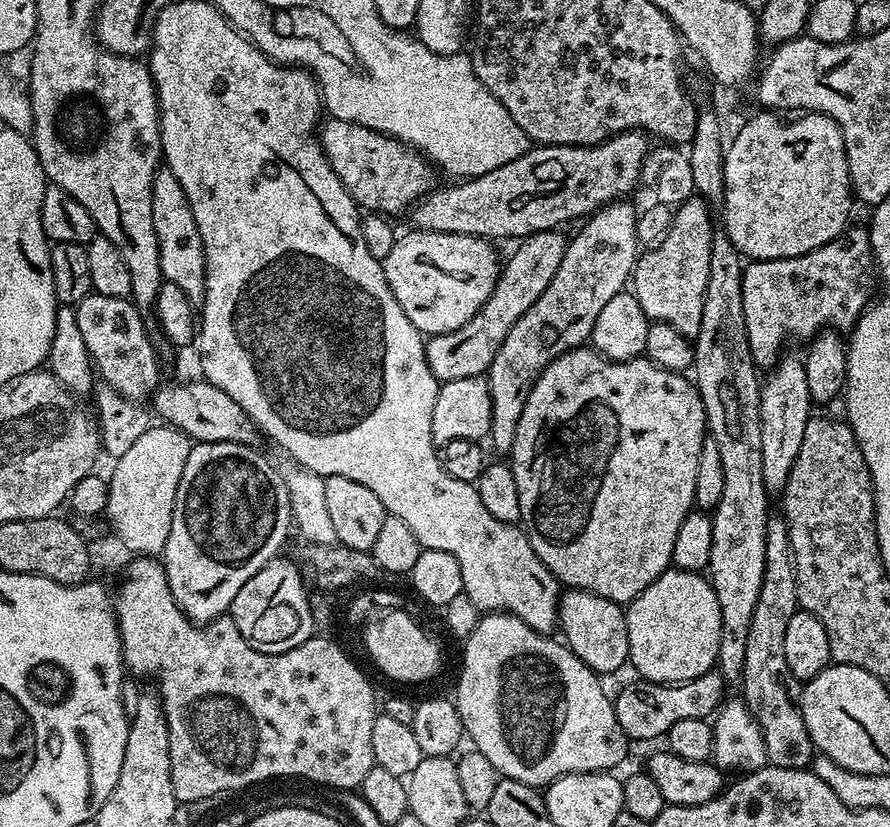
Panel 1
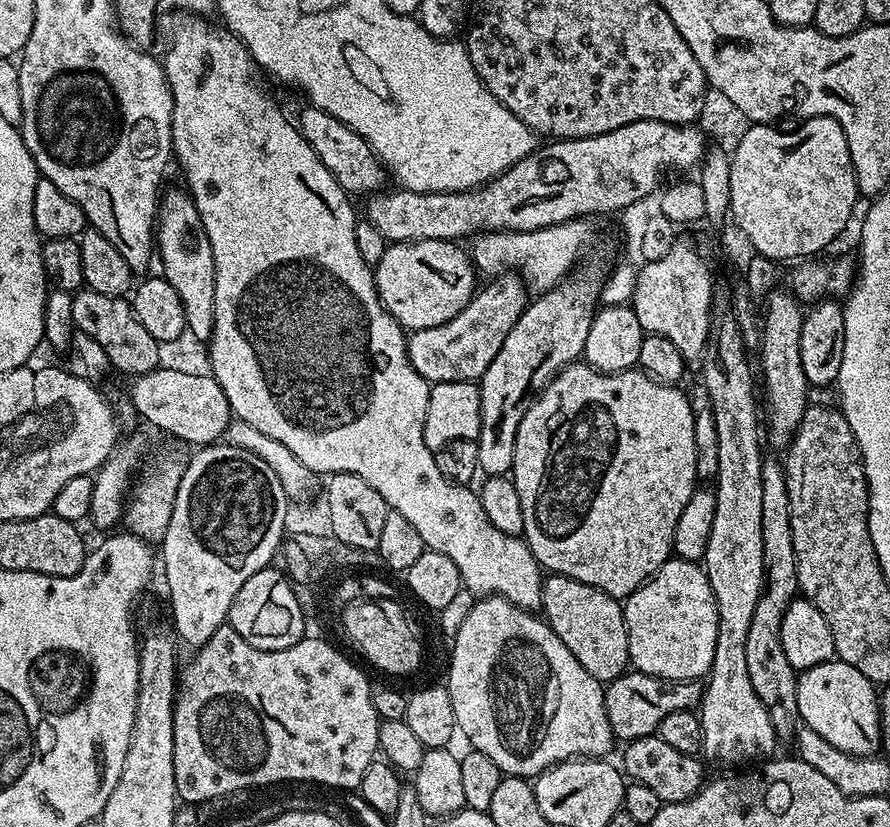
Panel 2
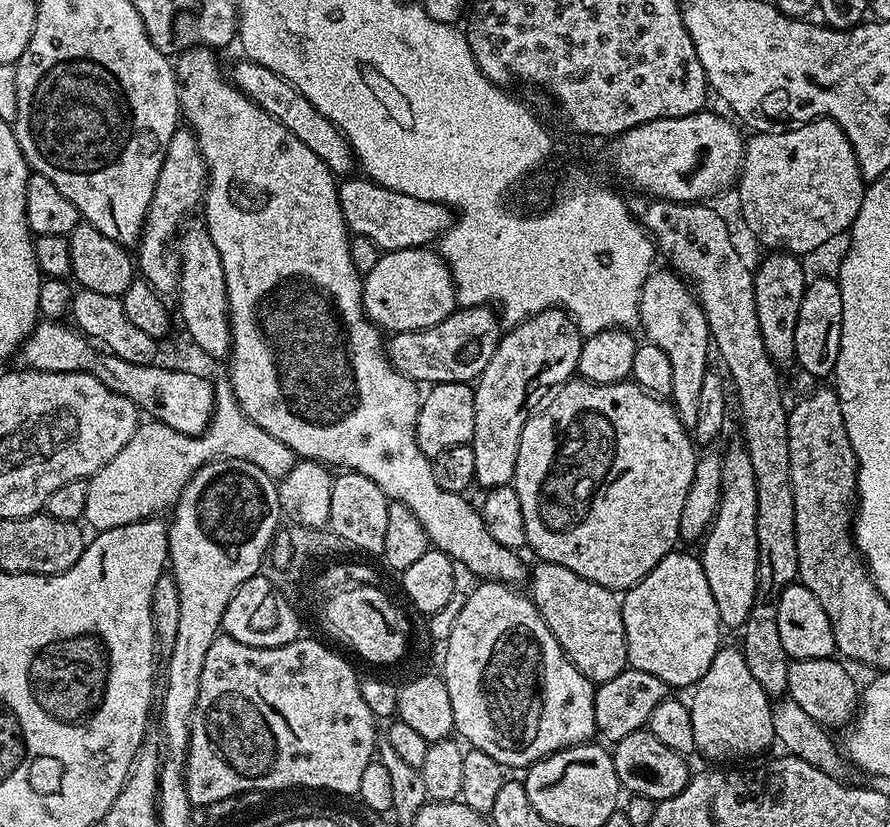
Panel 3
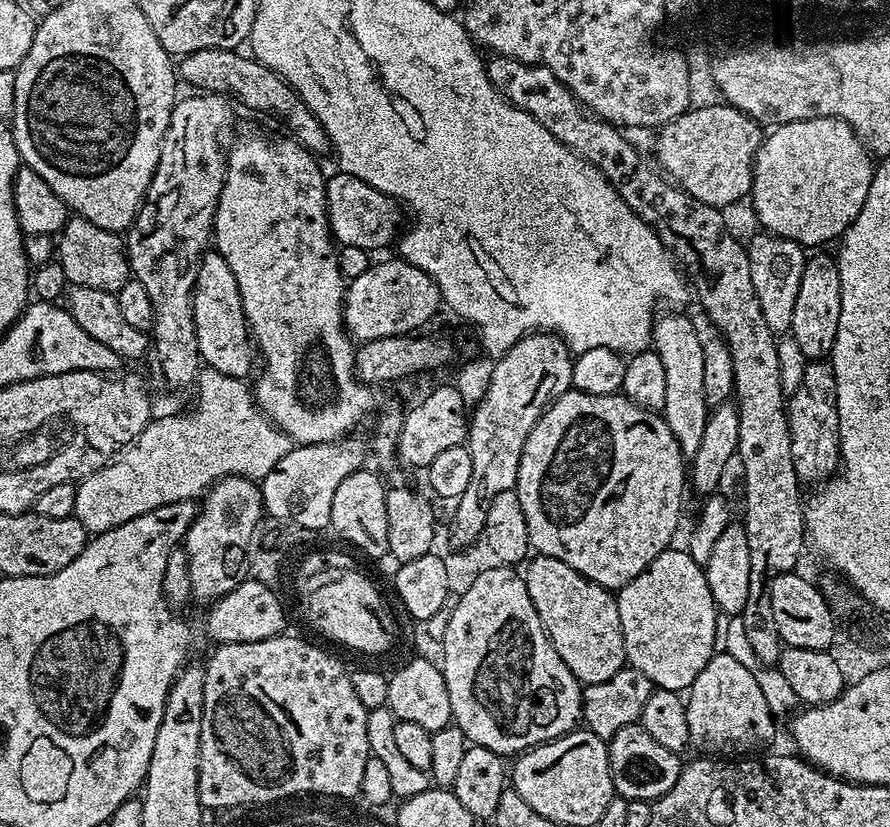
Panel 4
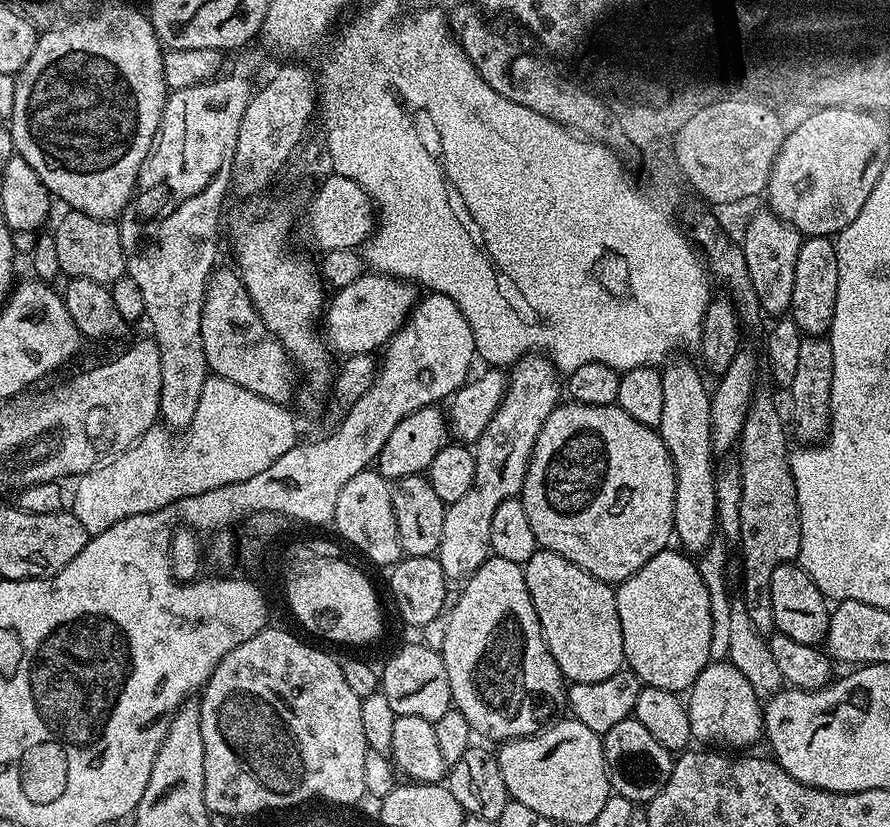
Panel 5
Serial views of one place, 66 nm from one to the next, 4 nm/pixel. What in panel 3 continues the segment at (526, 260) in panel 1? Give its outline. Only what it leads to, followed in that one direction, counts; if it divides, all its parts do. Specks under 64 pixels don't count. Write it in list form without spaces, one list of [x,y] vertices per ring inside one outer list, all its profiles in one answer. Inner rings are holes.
[[[479,304],[473,308],[457,307],[446,319],[438,322],[438,326],[430,326],[426,330],[410,330],[398,332],[387,341],[386,351],[389,360],[406,378],[415,380],[417,385],[434,384],[466,384],[479,380],[482,370],[490,366],[490,358],[494,358],[494,350],[502,335],[502,320],[491,307]]]

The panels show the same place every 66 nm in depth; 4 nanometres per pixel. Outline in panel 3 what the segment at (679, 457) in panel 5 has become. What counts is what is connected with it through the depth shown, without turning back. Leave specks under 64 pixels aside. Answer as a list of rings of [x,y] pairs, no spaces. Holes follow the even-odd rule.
[[[654,270],[646,278],[640,295],[638,324],[644,327],[648,335],[645,336],[647,343],[662,346],[662,350],[666,350],[670,358],[670,400],[685,428],[692,430],[698,422],[698,397],[702,395],[702,378],[706,378],[710,370],[708,323],[695,291],[686,283],[685,277],[675,271],[667,271]]]

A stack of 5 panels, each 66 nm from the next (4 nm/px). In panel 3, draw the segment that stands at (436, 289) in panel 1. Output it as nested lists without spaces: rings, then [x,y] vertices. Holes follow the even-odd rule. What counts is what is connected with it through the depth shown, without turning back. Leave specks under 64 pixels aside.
[[[428,246],[383,253],[378,262],[374,262],[374,270],[363,273],[362,279],[364,313],[377,328],[388,334],[438,326],[438,322],[458,307],[452,269],[439,251]]]

